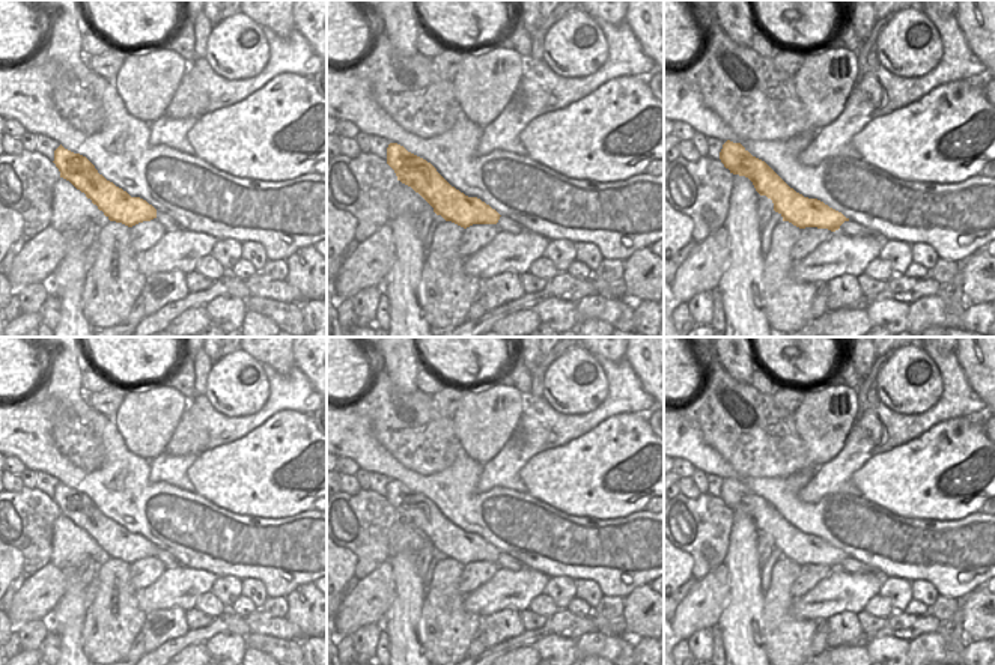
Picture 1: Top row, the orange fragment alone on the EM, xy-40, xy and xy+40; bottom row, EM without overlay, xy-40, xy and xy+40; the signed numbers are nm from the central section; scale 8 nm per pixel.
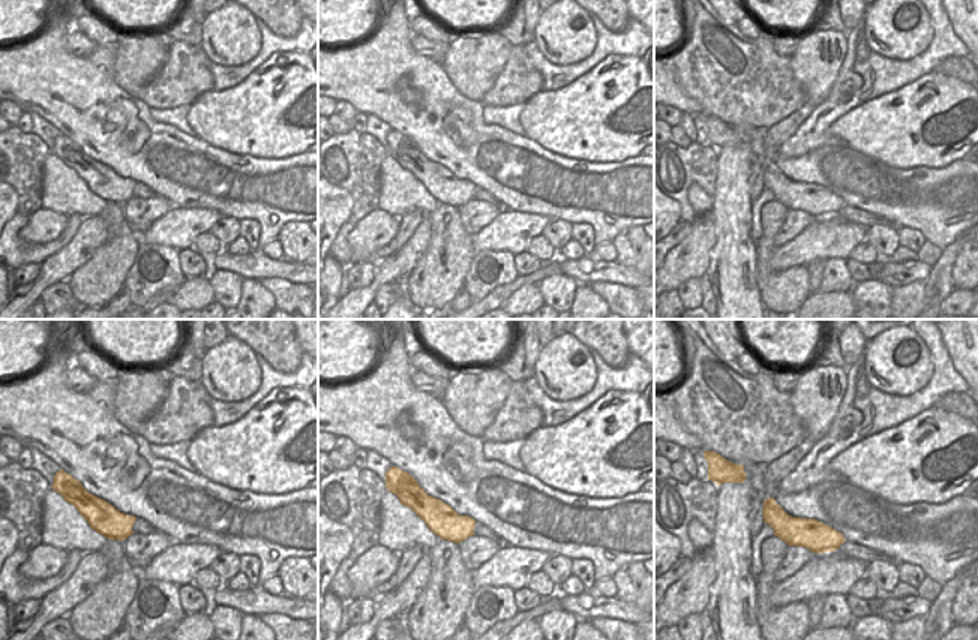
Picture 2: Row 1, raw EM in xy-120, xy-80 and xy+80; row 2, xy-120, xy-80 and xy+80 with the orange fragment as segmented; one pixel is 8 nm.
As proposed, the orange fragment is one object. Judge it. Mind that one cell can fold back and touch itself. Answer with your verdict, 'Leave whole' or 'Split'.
Split.

